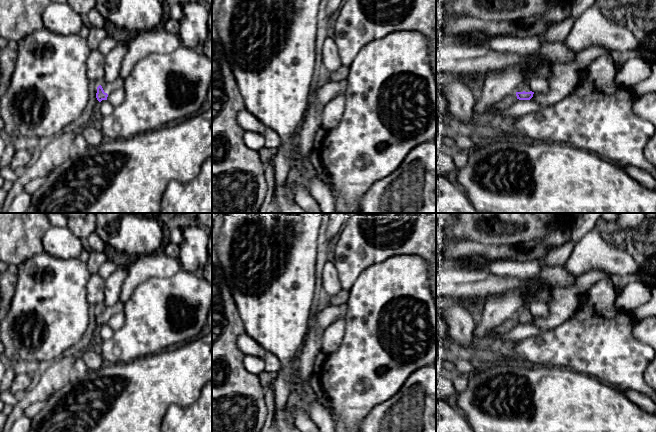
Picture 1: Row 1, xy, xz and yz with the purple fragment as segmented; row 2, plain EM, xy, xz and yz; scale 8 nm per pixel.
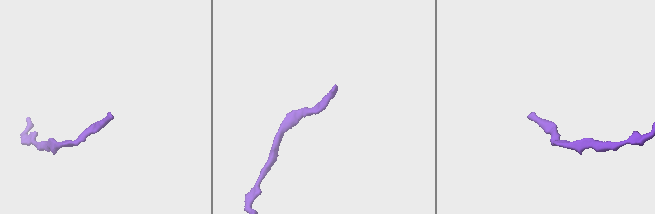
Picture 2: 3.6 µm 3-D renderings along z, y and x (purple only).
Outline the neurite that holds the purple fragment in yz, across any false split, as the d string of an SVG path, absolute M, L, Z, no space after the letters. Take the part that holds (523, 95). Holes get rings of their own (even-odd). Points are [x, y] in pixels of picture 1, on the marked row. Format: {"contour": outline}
{"contour": "M523 83L517 90L516 96L519 100L530 100L534 92L531 91L527 83Z"}

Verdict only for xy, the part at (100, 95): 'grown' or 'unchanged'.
grown

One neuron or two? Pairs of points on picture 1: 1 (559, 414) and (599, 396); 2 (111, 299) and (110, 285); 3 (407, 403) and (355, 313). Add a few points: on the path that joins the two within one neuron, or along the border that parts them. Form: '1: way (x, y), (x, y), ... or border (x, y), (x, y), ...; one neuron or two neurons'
1: way (569, 414), (581, 414), (589, 406); one neuron
2: way (111, 296), (111, 288); one neuron
3: border (414, 371), (389, 398), (380, 403); two neurons

